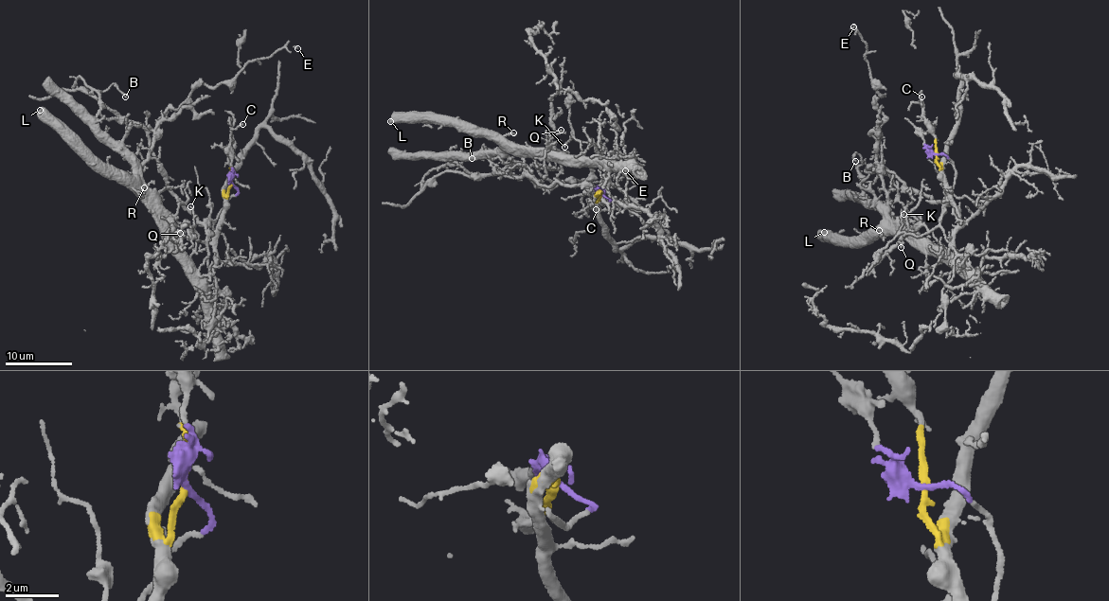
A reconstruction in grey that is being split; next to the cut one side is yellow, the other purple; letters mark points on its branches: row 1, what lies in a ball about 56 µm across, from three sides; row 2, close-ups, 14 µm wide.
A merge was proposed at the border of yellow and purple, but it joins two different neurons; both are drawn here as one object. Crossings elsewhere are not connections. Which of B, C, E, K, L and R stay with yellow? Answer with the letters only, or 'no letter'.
B, C, L, R

